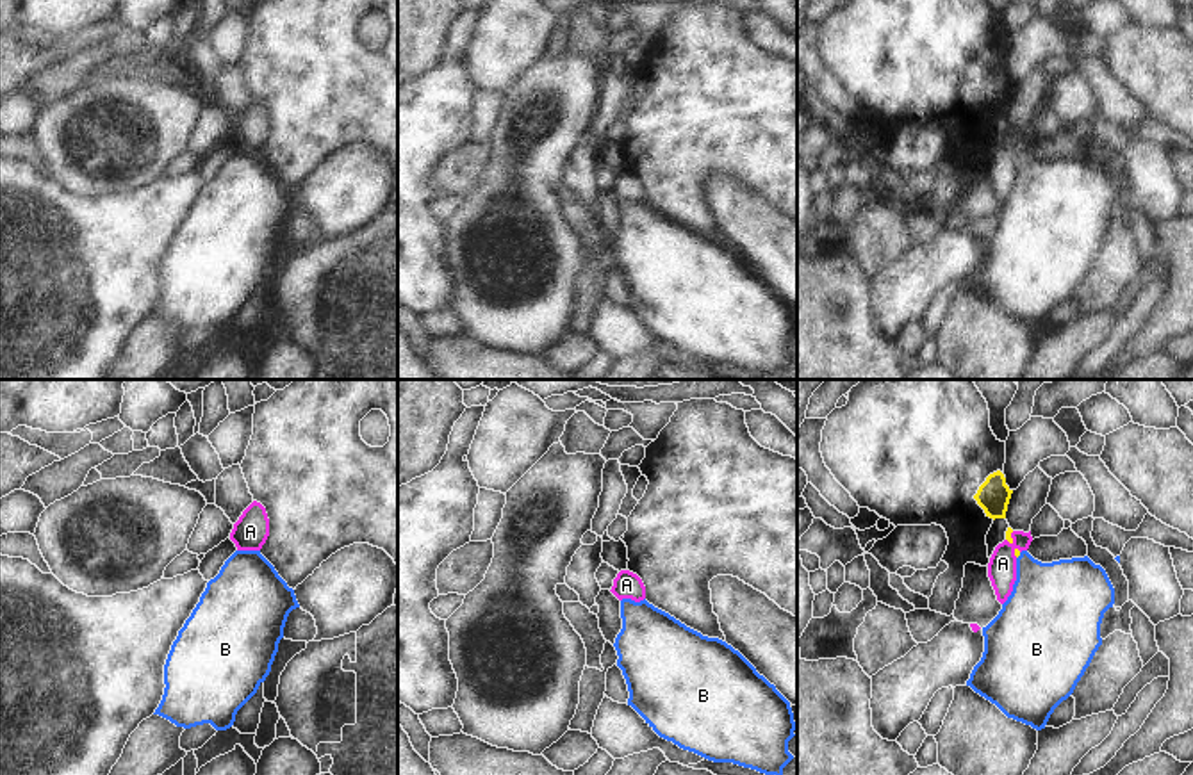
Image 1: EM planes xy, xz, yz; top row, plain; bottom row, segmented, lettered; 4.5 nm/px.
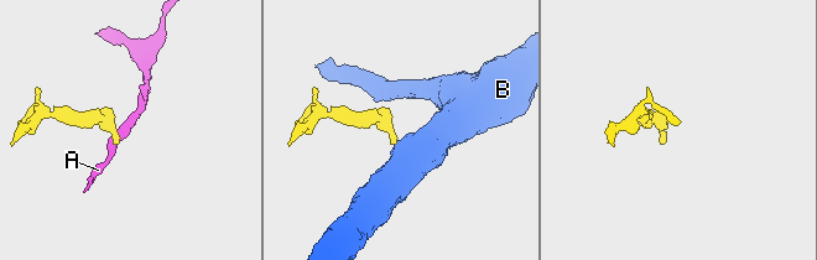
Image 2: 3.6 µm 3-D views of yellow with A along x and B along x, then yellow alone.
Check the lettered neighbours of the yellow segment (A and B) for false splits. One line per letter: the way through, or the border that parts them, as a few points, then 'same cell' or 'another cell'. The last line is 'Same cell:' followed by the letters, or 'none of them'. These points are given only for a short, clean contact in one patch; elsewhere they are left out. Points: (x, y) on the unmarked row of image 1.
A: border along yz (1013, 132), (1010, 145); another cell
B: runs through yz (1017, 154), (1019, 155), (1049, 202); same cell
Same cell: B

